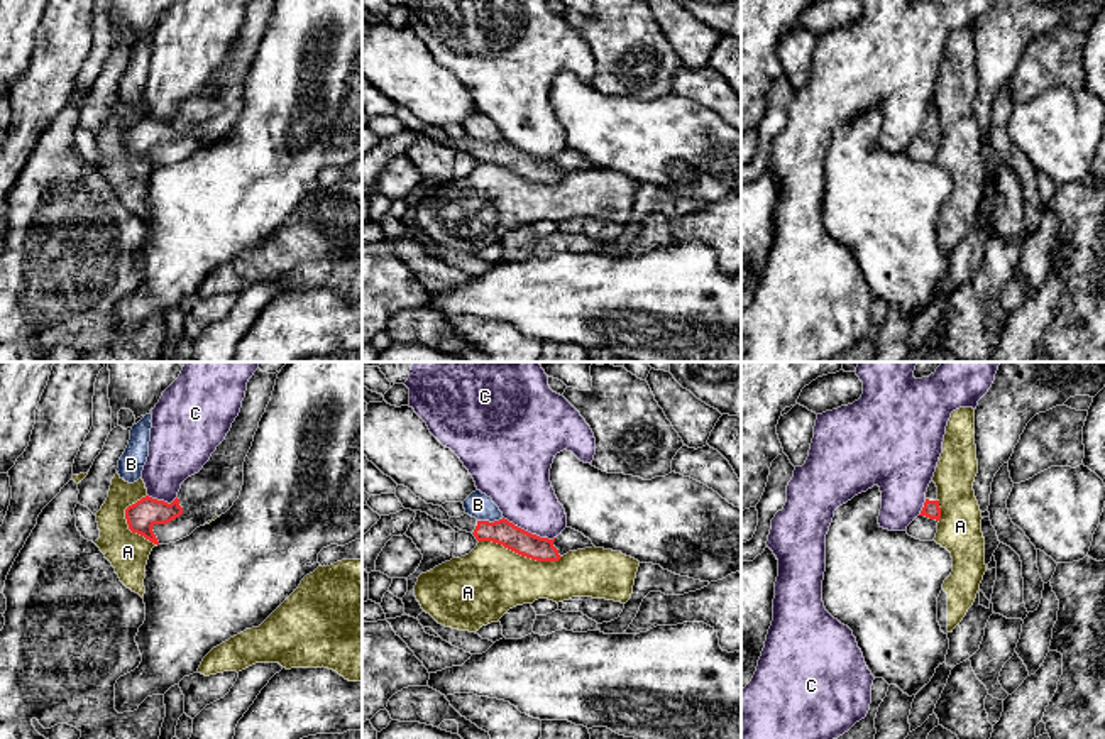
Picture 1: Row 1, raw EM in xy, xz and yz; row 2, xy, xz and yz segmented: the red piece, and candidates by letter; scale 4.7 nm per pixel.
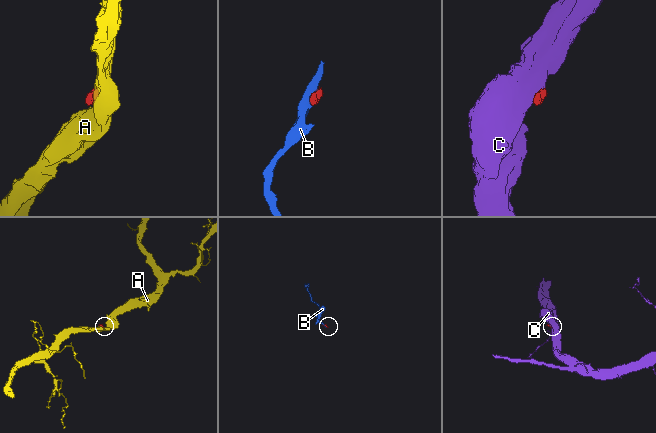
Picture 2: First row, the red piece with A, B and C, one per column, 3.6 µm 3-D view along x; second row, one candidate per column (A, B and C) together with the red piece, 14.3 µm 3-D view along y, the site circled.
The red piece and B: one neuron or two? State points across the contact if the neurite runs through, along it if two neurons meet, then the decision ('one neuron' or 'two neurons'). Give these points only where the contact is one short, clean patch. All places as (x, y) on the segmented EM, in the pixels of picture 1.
along xz (503, 518), (478, 521) | two neurons

